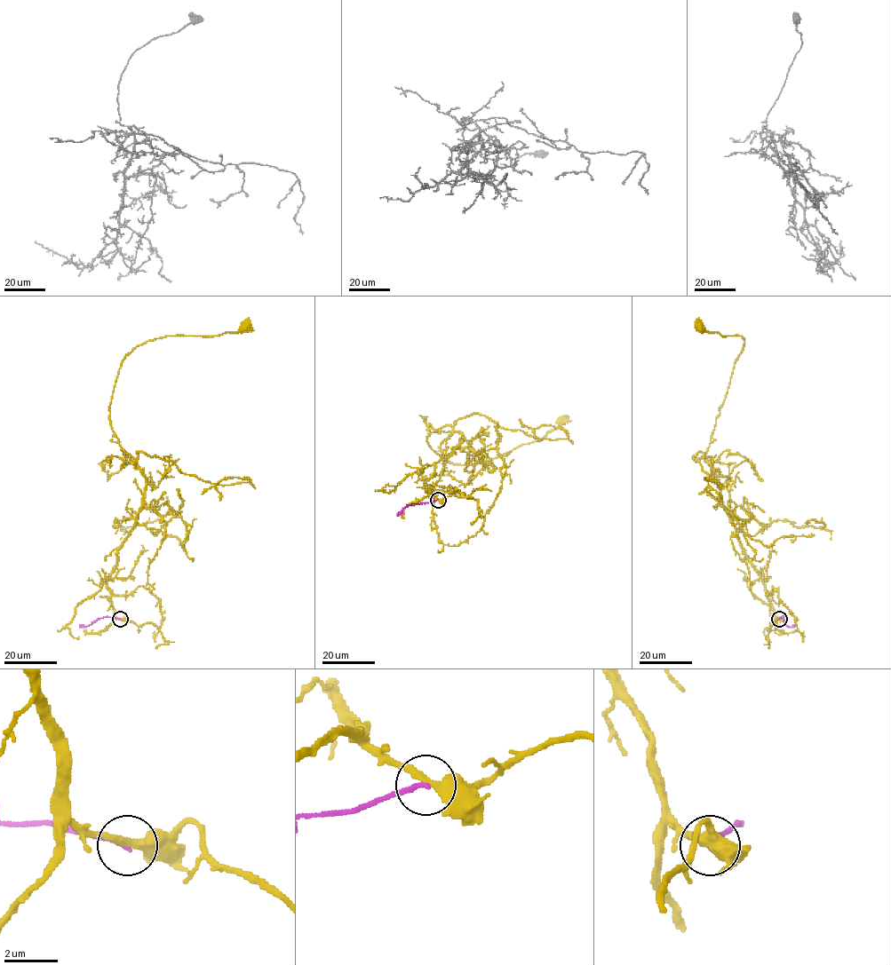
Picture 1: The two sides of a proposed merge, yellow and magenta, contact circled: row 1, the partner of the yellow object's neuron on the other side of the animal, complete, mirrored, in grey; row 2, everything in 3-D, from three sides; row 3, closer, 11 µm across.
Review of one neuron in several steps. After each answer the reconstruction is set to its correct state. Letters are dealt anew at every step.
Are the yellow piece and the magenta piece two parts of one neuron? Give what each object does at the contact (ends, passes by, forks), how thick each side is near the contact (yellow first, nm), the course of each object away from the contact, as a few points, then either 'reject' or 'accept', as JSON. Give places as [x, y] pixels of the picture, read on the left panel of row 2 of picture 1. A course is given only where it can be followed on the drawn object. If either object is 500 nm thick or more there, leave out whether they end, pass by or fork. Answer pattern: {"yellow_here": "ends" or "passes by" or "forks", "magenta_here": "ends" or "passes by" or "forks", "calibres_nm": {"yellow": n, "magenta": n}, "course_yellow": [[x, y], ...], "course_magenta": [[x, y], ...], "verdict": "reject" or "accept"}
{"yellow_here": "passes by", "magenta_here": "ends", "calibres_nm": {"yellow": 340, "magenta": 190}, "course_yellow": [[121, 619], [107, 580], [146, 486], [108, 417], [121, 360], [148, 340], [217, 336], [244, 326]], "course_magenta": [[121, 619], [106, 616], [85, 627], [80, 625]], "verdict": "reject"}

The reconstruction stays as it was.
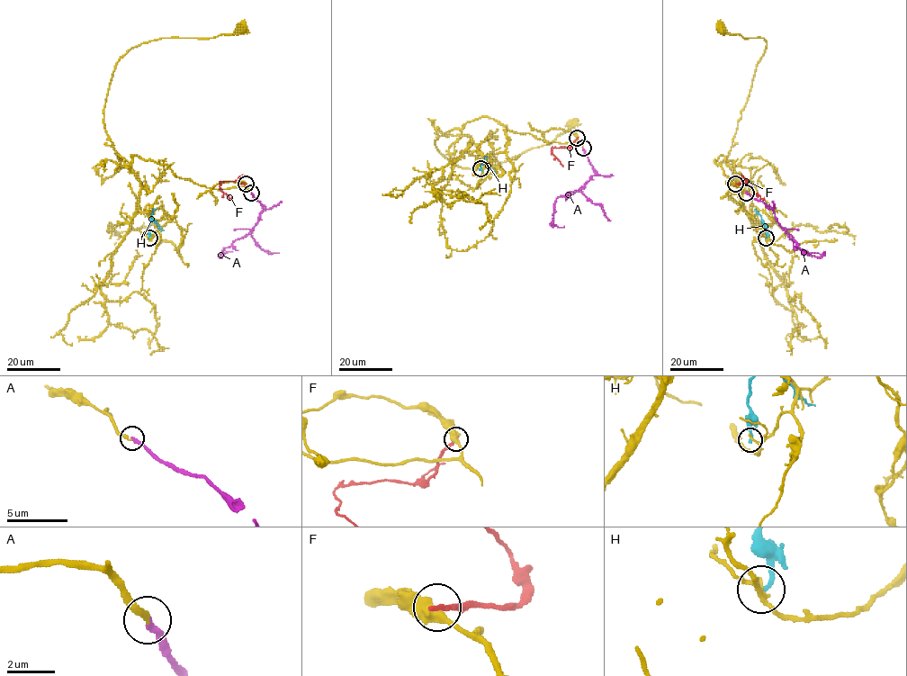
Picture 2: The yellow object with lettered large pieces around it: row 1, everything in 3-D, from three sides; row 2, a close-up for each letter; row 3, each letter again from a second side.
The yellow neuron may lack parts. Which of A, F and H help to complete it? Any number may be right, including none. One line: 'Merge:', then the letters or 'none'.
Merge: A

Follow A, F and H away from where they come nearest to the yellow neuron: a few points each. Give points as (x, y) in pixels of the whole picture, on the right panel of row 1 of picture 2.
A: (746, 193), (771, 209), (793, 246), (820, 257), (824, 251)
F: (736, 184), (747, 181), (752, 190), (761, 198), (764, 197)
H: (767, 238), (761, 219), (770, 229)

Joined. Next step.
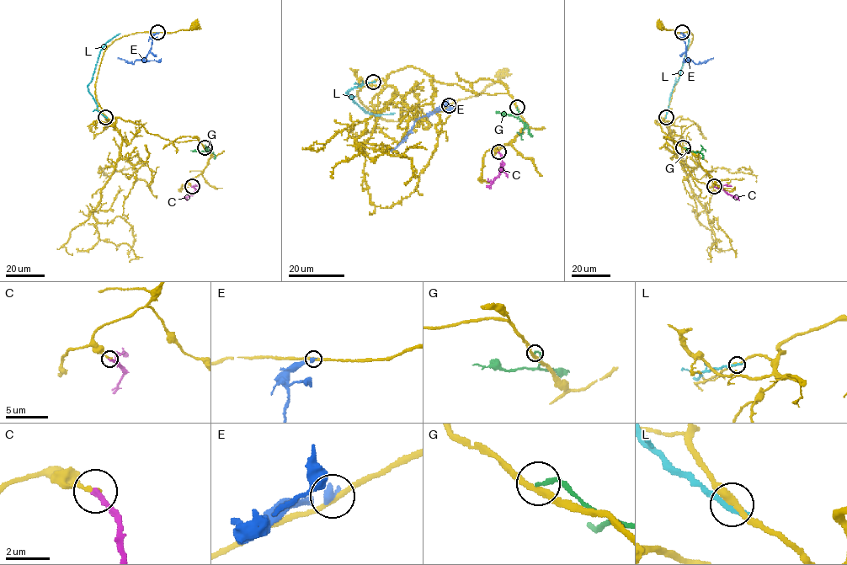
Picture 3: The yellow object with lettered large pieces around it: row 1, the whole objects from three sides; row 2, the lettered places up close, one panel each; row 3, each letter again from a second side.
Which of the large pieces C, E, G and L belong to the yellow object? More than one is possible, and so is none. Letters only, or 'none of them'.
none of them

